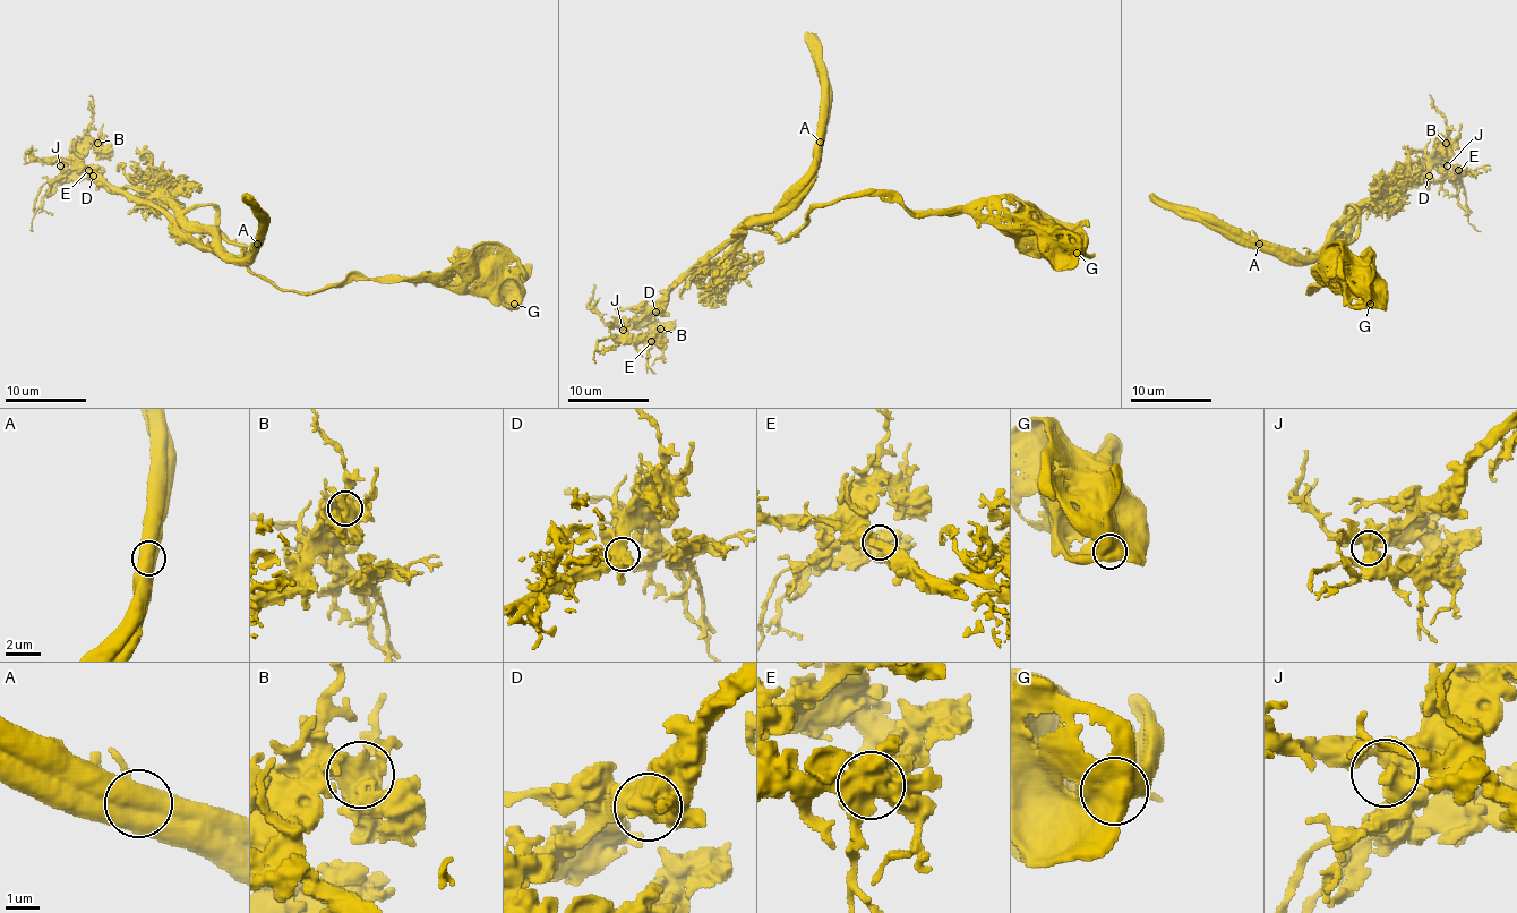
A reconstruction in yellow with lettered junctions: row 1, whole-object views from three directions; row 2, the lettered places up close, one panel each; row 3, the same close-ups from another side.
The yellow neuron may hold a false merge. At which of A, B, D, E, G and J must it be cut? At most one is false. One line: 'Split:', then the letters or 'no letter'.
Split: A

